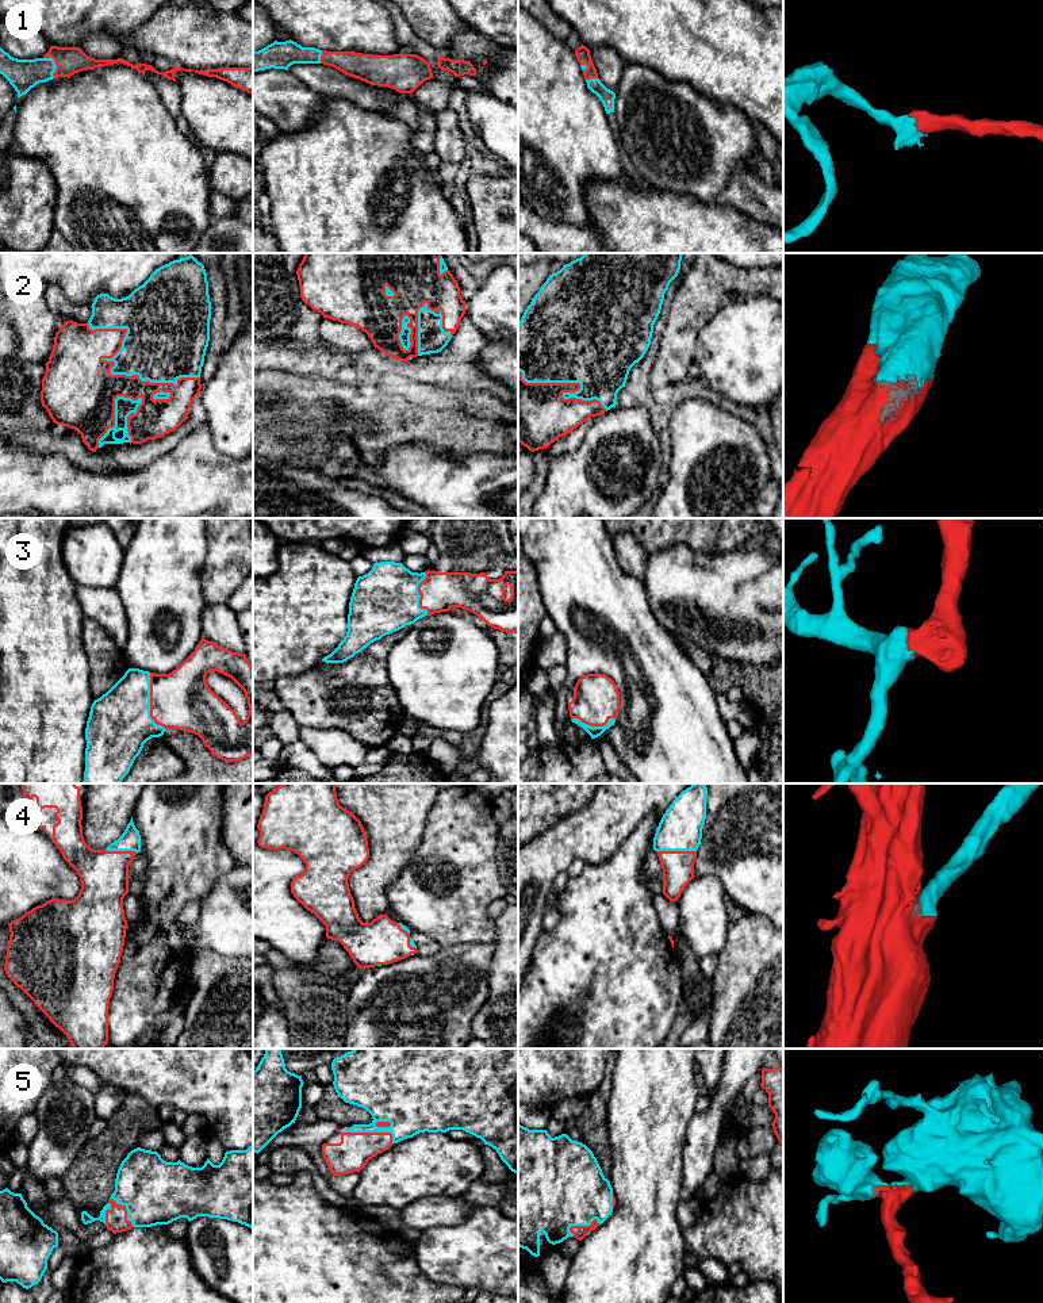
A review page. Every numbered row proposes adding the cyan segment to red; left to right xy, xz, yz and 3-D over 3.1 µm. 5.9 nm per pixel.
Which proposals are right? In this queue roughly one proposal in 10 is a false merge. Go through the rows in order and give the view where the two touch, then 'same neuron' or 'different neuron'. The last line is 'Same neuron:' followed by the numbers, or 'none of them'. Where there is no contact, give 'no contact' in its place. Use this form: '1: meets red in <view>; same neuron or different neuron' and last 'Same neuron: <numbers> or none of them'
1: meets red in xy; same neuron
2: meets red in xy; same neuron
3: meets red in xy; same neuron
4: meets red in yz; same neuron
5: meets red in xz; same neuron
Same neuron: 1, 2, 3, 4, 5

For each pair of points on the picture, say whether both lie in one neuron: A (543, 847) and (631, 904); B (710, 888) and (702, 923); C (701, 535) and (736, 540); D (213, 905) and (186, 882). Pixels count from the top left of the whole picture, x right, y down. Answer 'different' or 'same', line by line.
A: different
B: same
C: different
D: different

